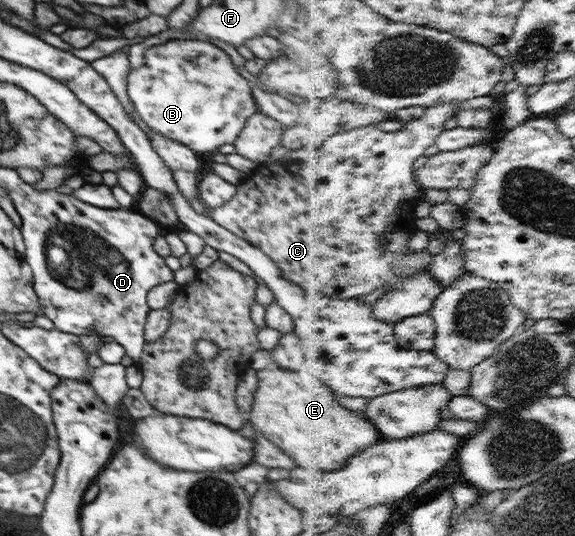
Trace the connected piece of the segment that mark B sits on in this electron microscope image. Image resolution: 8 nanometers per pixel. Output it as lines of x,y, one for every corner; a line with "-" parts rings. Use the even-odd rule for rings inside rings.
172,39
146,49
142,59
143,67
130,71
127,77
127,94
131,103
149,129
182,142
192,151
204,153
221,145
233,144
244,129
246,119
258,112
254,98
256,90
251,89
249,81
237,72
230,56
209,41

